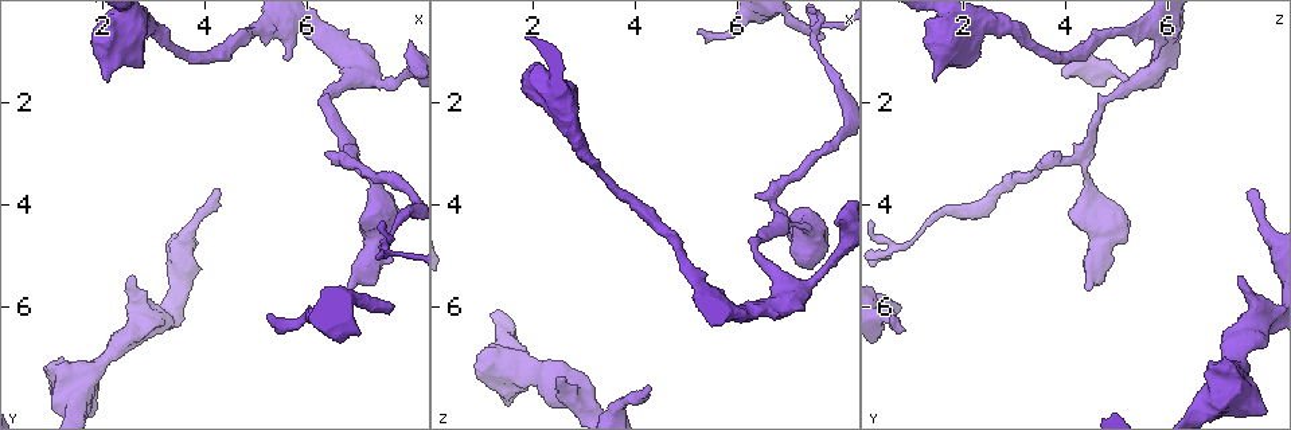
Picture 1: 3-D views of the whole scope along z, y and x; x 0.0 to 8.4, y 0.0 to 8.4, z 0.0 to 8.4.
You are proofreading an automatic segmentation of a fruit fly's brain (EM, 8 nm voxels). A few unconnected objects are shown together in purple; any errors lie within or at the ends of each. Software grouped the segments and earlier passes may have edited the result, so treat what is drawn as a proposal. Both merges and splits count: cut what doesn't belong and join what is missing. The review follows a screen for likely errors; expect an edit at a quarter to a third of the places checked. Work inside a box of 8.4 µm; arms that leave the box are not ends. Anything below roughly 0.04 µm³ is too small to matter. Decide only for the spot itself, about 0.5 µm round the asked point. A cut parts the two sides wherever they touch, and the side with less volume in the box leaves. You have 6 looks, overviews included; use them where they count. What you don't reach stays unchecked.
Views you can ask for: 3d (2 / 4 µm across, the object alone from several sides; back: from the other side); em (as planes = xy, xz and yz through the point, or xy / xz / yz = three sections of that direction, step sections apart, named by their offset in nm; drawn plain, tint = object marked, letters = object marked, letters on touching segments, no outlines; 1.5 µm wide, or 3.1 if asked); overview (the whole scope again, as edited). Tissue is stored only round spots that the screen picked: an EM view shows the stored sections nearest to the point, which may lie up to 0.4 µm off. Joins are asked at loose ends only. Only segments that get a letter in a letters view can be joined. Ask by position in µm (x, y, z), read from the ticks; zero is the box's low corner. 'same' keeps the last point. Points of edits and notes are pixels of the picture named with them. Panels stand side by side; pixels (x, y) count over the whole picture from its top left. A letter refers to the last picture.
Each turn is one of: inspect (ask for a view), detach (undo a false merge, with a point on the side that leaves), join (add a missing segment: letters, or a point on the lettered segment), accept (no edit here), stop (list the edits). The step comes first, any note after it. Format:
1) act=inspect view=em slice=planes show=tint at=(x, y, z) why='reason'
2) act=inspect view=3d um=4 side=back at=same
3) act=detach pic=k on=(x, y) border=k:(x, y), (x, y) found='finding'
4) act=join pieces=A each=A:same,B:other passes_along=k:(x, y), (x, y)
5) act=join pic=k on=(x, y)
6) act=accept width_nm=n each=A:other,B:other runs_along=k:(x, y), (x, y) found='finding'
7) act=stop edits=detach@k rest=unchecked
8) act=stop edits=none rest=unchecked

act=inspect view=3d um=2 at=(6.50, 1.75, 5.05) why='sudden change in width'

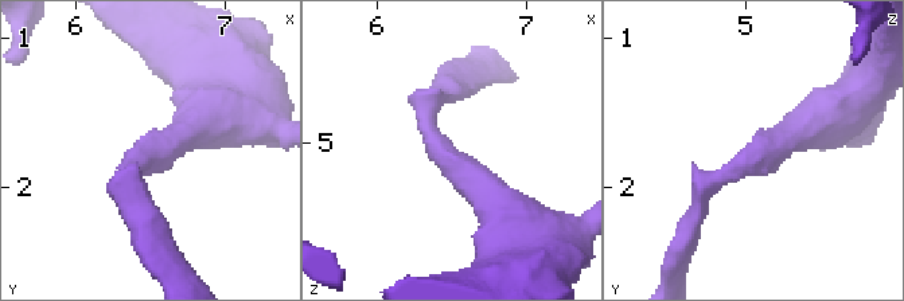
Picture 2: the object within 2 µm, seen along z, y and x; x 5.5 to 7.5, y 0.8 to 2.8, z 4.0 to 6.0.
act=inspect view=em slice=planes show=plain at=(6.50, 1.76, 5.12) arm_widths_nm=170,400 why='need the tissue'

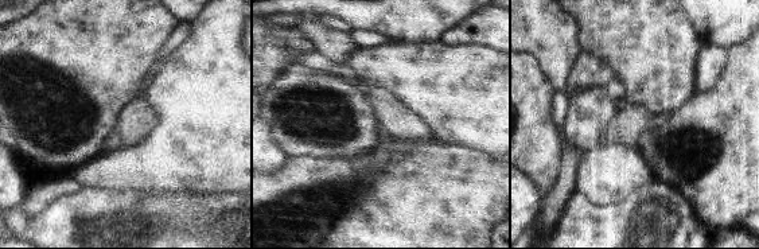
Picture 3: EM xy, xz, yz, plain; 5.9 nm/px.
act=inspect view=em slice=planes show=letters at=same why='what lies round it'

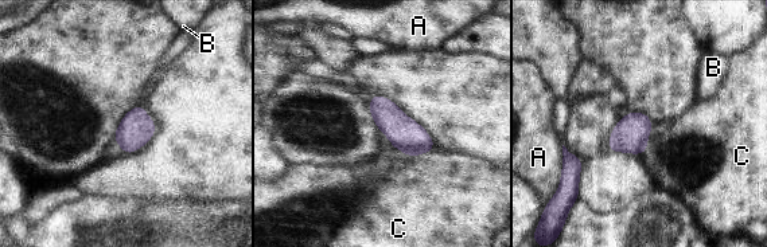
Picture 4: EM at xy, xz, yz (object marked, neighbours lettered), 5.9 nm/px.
act=accept each=A:other,B:other,C:other border=4:(394, 146), (409, 156), (433, 148) found='continuous, no second cell'

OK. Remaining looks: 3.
act=inspect view=3d um=2 at=(4.25, 3.65, 7.65) why='long arm stops here'

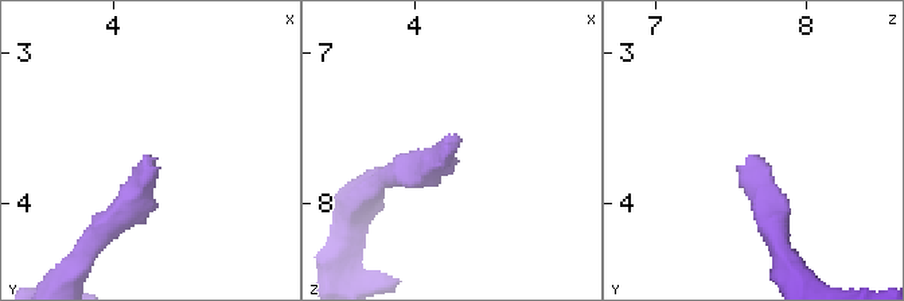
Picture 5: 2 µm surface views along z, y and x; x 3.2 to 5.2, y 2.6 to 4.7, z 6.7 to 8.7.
act=inspect view=em slice=planes show=letters at=(4.24, 3.68, 7.64)

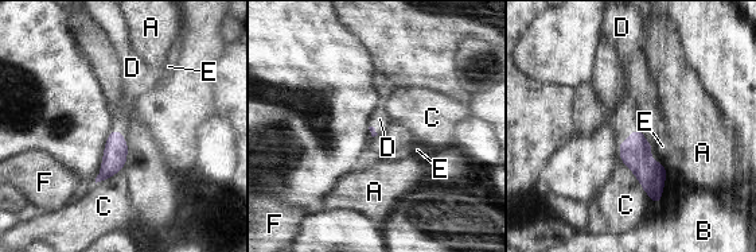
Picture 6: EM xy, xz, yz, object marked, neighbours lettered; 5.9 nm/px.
act=join pic=6 on=(624, 119) each=A:other,B:other,C:other,D:same,E:other,F:other found='it goes on there'

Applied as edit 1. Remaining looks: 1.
act=inspect view=em slice=planes show=letters at=(2.05, 0.80, 1.25) why='free end'

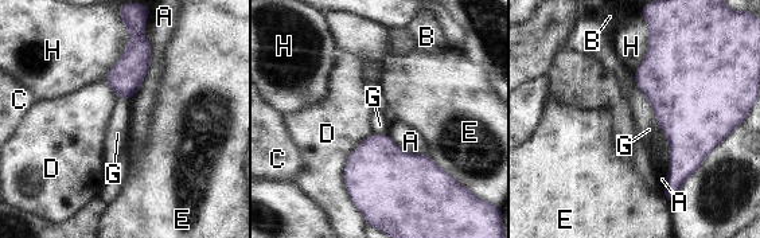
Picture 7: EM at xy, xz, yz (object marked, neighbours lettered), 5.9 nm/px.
act=accept each=A:other,B:other,C:other,D:other,E:other,G:other,H:other runs_along=7:(145, 8), (121, 93) found='no lettered segment goes on from it'

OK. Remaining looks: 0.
act=stop edits=join@6 rest=unchecked

